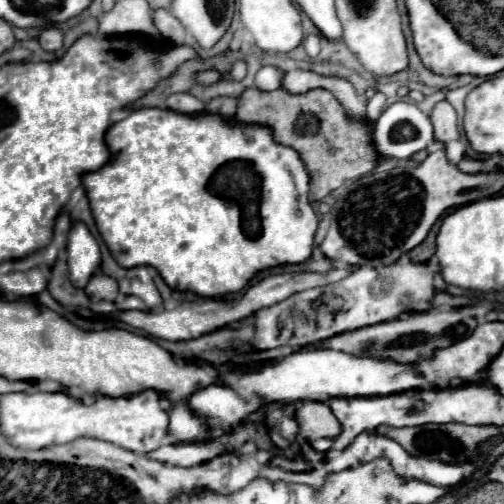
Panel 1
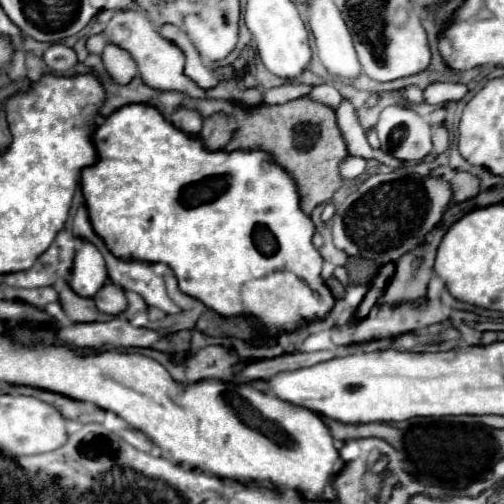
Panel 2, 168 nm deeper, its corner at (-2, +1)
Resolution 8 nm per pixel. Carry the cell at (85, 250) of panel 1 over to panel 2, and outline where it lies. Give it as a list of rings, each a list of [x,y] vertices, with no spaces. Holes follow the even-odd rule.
[[[81,241],[69,283],[71,289],[83,297],[93,297],[99,291],[99,287],[107,283],[107,269],[103,255],[93,243]]]

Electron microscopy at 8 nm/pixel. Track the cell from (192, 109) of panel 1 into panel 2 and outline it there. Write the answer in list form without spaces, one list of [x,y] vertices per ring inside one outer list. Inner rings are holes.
[[[177,109],[171,117],[171,123],[181,129],[183,133],[187,133],[189,137],[197,137],[199,131],[201,131],[201,125],[203,125],[203,117],[197,113],[197,111],[191,111],[191,109]]]

